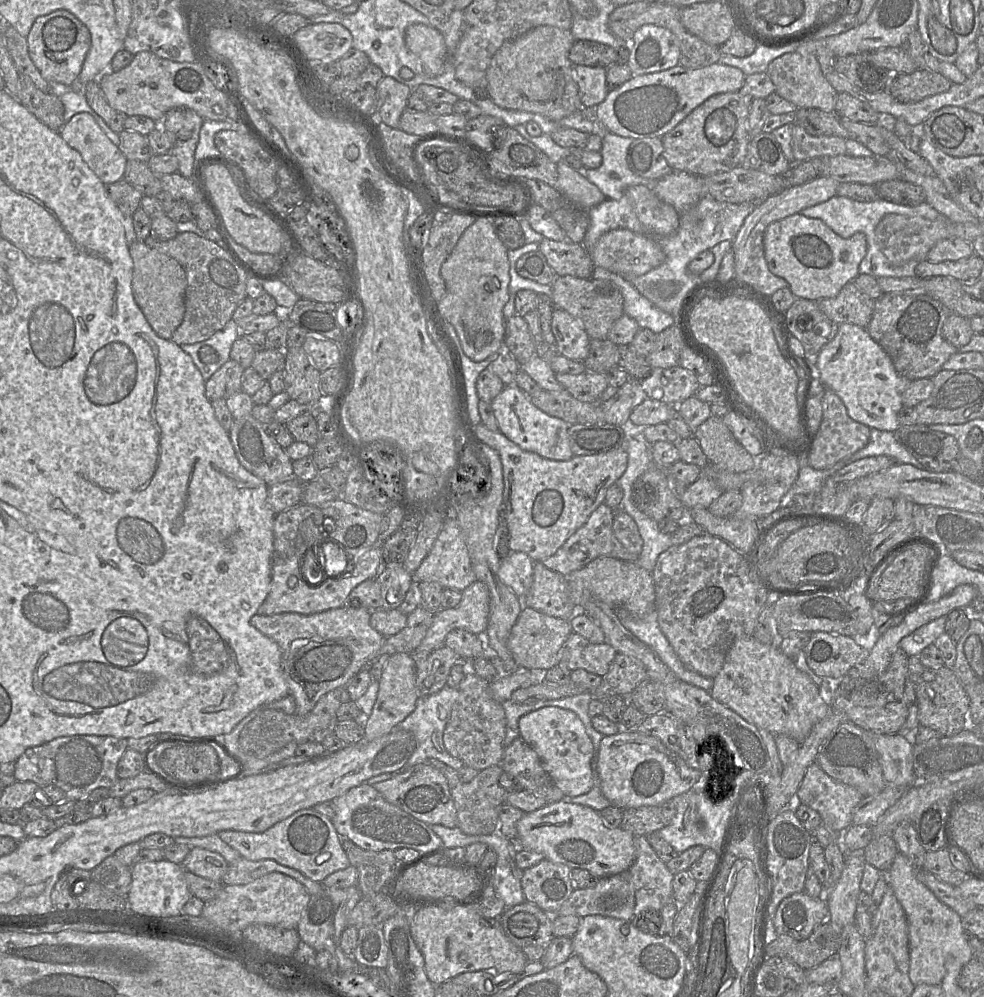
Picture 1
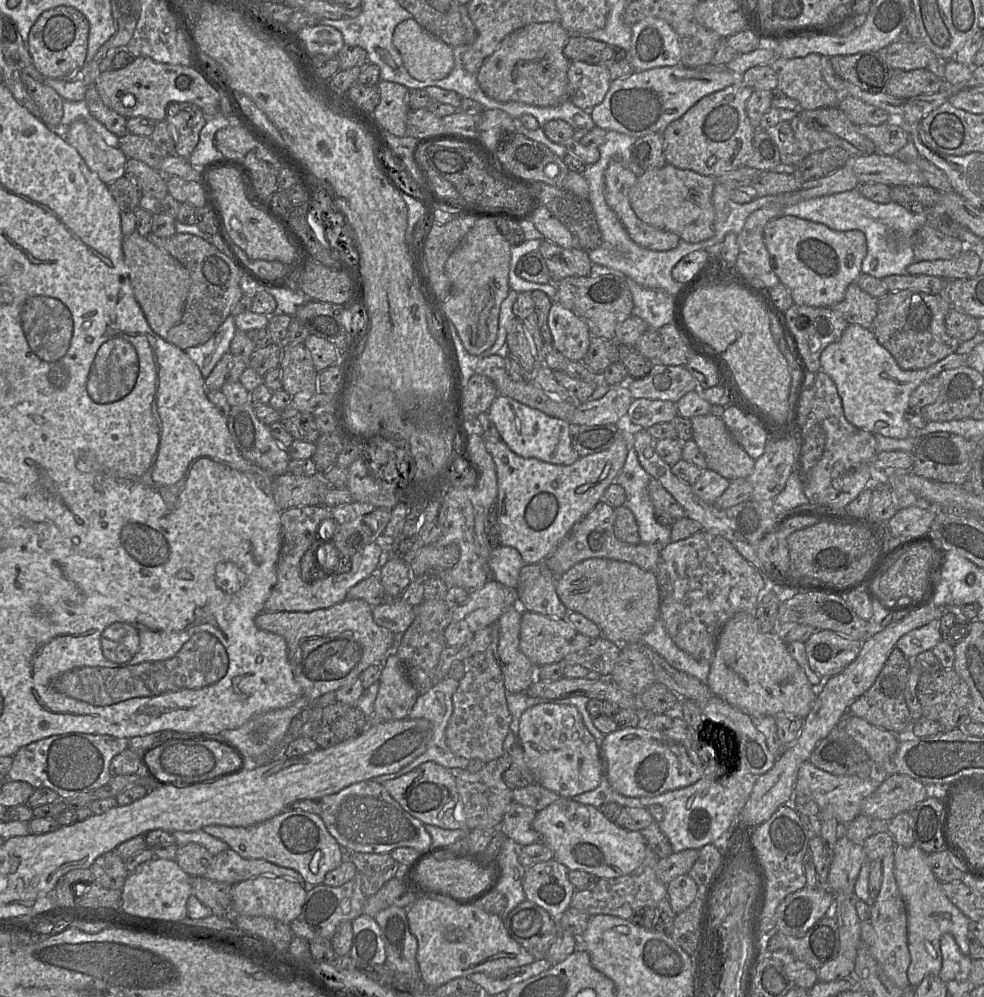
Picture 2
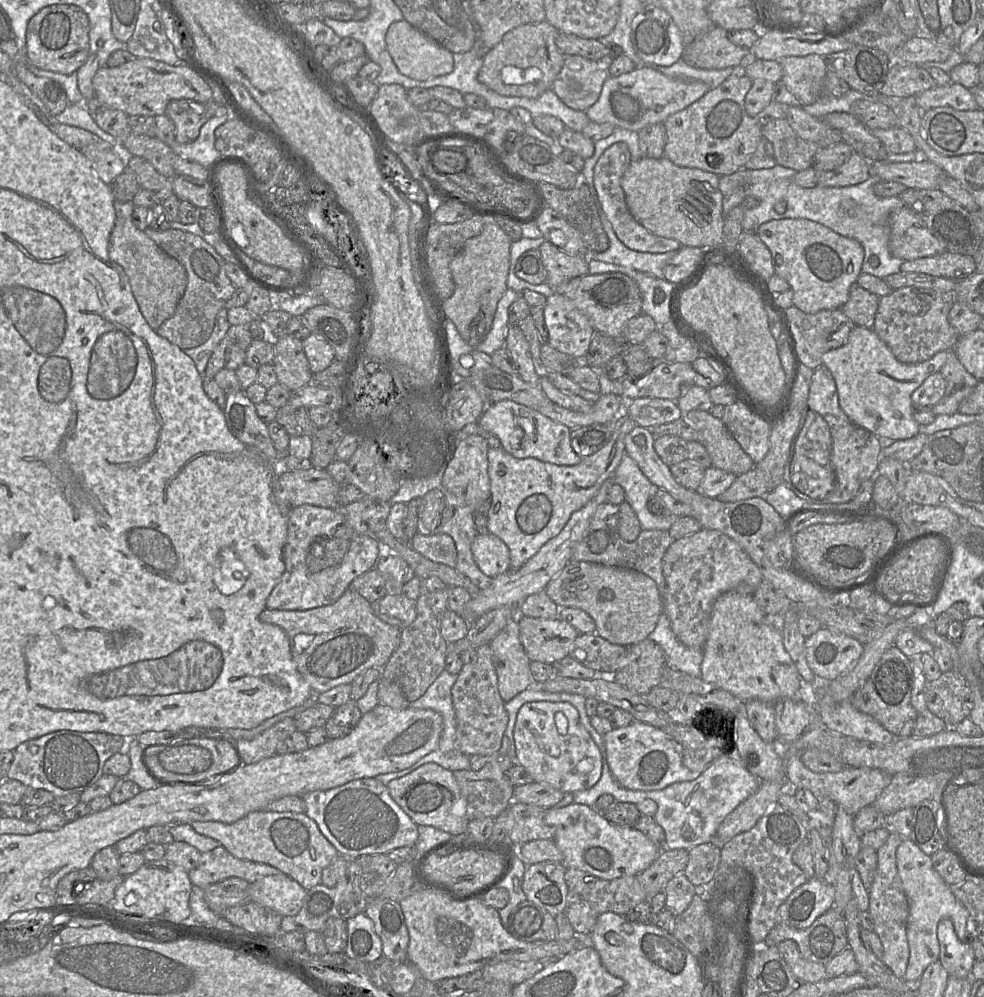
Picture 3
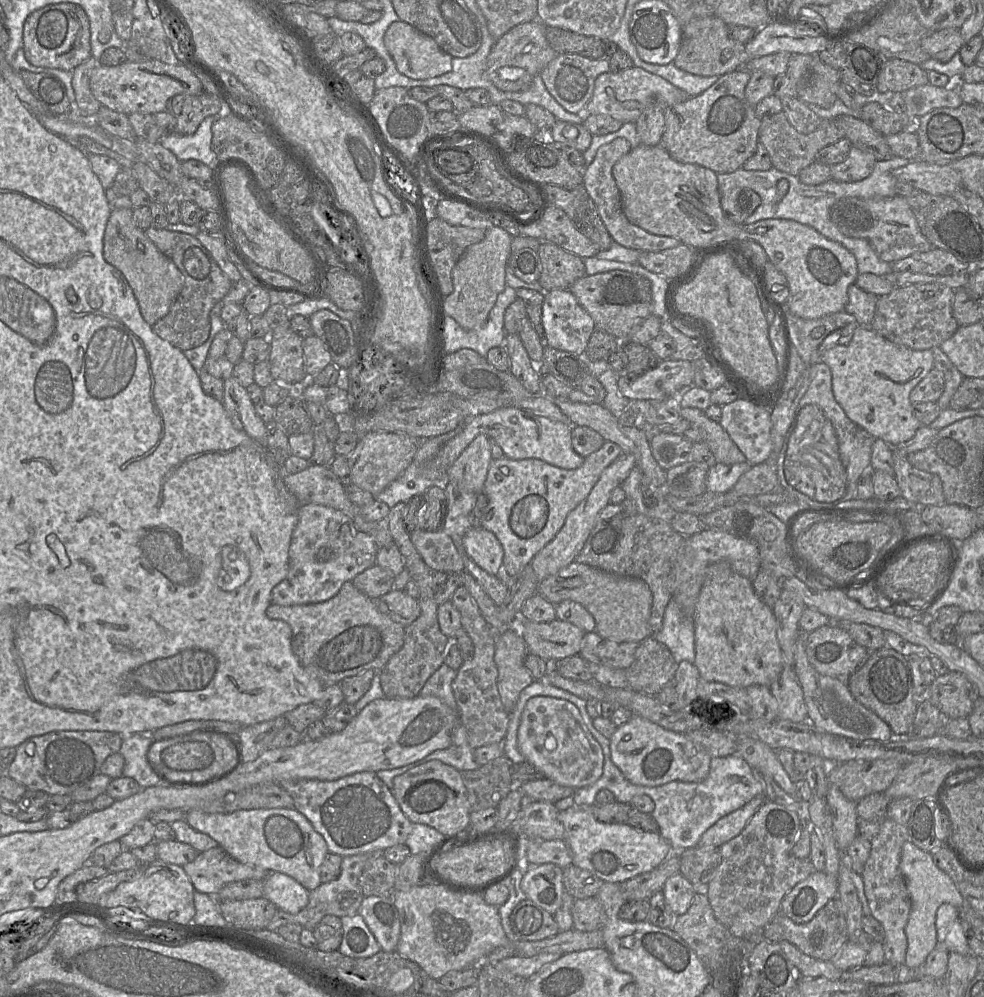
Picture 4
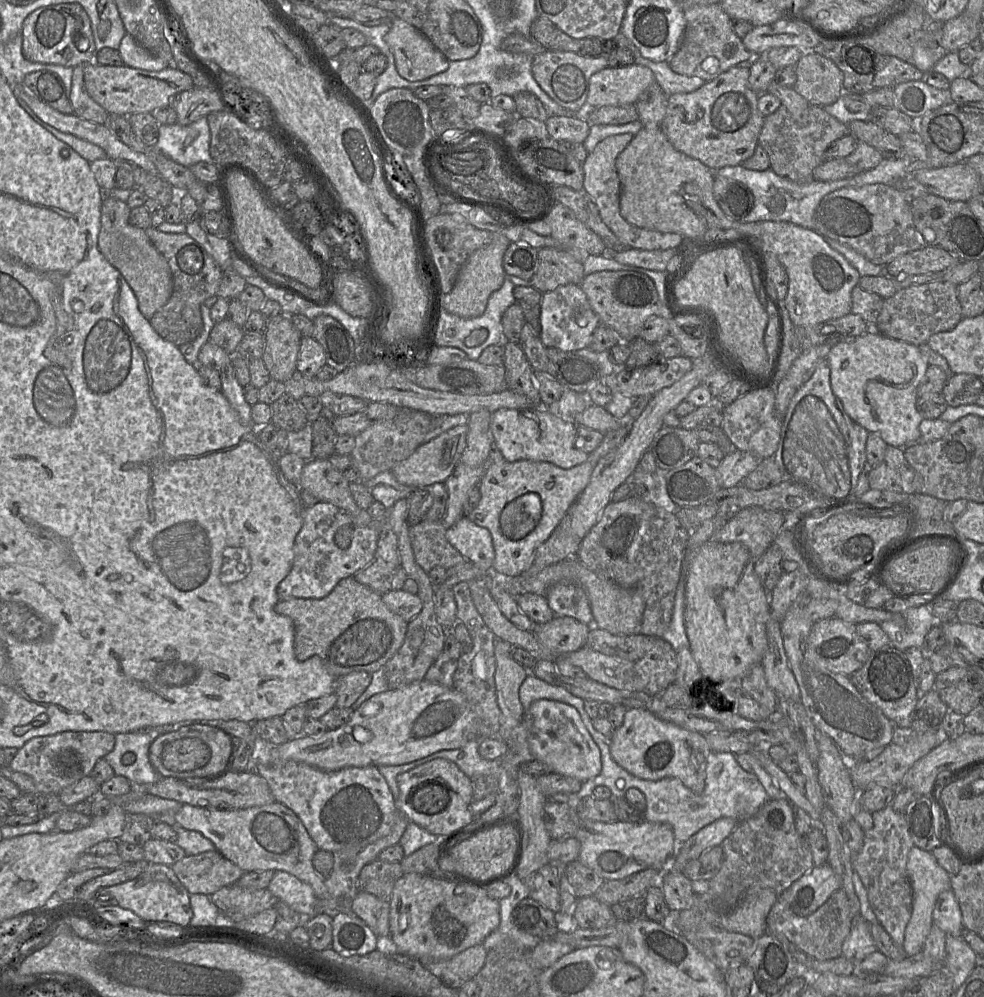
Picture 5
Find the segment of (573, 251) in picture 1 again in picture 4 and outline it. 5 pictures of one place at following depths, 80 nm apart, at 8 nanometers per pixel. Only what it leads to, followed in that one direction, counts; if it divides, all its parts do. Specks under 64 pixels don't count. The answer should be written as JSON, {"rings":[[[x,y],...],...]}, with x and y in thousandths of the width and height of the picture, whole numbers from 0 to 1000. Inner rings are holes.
{"rings":[[[550,242],[546,253],[550,262],[546,283],[554,292],[578,290],[585,281],[596,277],[591,259],[560,243]]]}

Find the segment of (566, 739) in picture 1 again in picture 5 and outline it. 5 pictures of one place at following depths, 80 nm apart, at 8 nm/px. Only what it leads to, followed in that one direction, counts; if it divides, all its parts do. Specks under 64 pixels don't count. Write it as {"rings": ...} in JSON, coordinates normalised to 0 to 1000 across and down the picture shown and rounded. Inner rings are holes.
{"rings":[[[548,701],[533,715],[536,743],[544,761],[555,765],[561,774],[583,779],[591,784],[612,772],[611,753],[595,729],[587,712],[573,704]]]}

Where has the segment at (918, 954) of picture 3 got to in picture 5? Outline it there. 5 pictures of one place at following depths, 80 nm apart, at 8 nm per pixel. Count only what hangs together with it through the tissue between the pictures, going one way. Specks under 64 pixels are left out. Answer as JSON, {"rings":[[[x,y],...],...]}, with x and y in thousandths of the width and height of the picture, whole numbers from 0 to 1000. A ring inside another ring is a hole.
{"rings":[[[928,849],[923,857],[922,875],[928,894],[927,918],[921,929],[918,953],[921,960],[937,955],[940,943],[948,929],[948,913],[954,897],[966,892],[966,879],[951,864],[948,857]]]}

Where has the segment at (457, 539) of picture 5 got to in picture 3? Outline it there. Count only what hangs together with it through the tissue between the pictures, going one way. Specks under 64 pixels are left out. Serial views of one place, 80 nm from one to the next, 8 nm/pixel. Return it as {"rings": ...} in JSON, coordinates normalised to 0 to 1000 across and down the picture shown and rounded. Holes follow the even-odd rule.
{"rings":[[[497,534],[485,535],[480,543],[479,553],[487,571],[499,580],[518,571],[515,547]]]}

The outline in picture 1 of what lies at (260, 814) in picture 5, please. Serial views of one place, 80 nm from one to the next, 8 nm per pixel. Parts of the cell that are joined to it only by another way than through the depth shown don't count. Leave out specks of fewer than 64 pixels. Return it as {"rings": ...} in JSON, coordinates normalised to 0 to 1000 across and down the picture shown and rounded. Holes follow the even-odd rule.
{"rings":[[[318,810],[304,812],[265,836],[228,832],[221,838],[252,863],[276,862],[322,885],[357,868],[337,822]]]}

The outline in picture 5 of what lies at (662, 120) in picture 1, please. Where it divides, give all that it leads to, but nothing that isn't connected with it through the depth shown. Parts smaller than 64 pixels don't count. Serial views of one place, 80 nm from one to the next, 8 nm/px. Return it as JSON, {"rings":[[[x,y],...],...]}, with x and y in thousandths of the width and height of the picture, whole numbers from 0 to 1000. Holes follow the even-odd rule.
{"rings":[[[643,63],[631,68],[616,68],[604,73],[599,80],[596,106],[646,104],[649,96],[667,82],[665,73],[657,66]]]}

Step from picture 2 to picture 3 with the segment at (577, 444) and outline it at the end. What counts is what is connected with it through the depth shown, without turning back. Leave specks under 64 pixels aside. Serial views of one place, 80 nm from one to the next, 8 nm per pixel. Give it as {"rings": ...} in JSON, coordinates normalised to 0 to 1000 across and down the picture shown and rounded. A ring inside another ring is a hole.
{"rings":[[[603,425],[580,431],[580,446],[590,458],[600,457],[613,449],[623,436],[623,426]]]}

